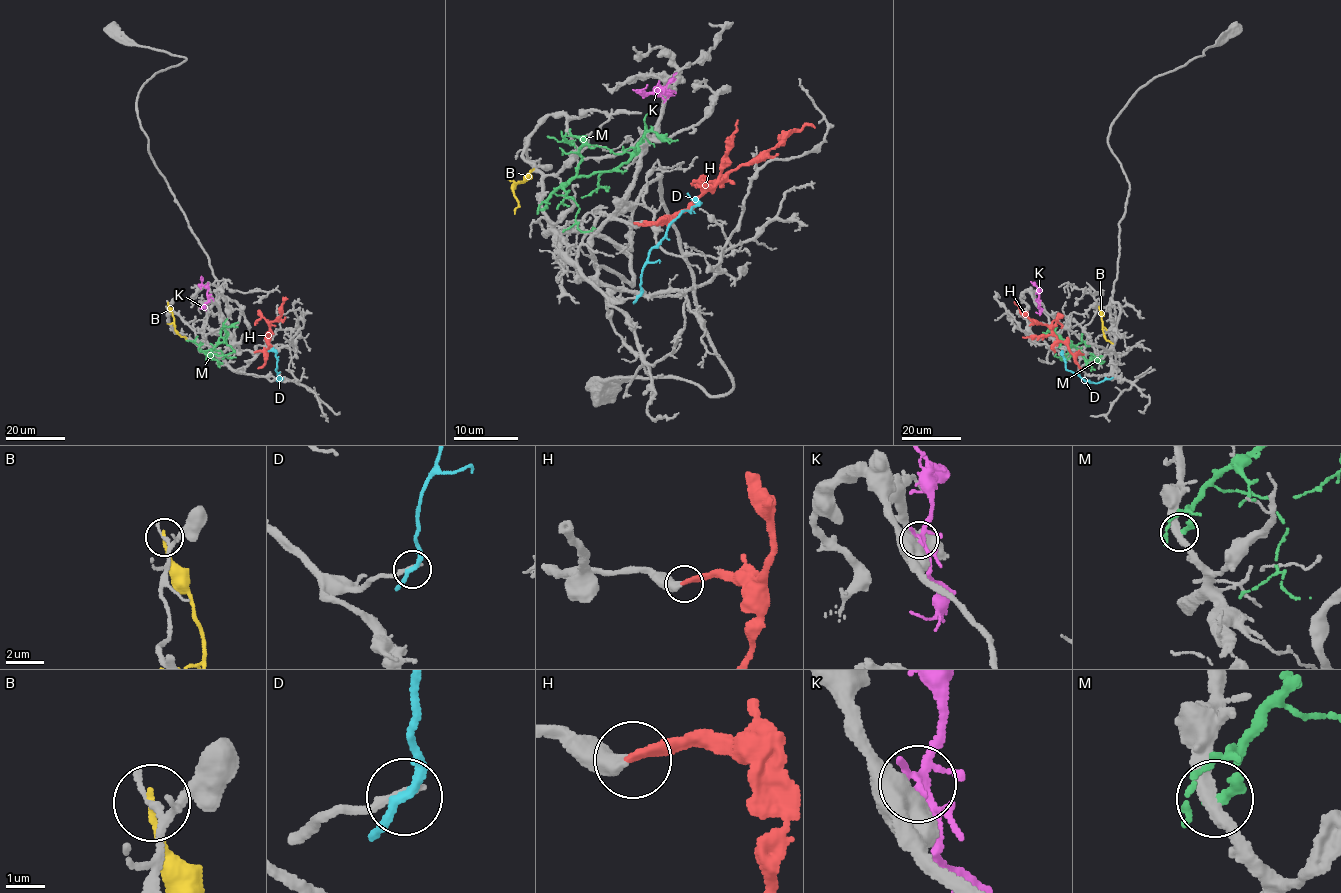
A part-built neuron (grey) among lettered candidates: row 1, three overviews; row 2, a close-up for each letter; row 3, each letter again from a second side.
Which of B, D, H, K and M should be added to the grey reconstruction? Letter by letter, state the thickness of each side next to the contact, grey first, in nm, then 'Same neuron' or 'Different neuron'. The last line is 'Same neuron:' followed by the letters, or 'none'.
B: Thickness 140 nm (grey) against 170 nm. Different neuron
D: Thickness 240 nm (grey) against 190 nm. Different neuron
H: Thickness 500 nm (grey) against 320 nm. Same neuron
K: Thickness 750 nm (grey) against 160 nm. Different neuron
M: Thickness 360 nm (grey) against 280 nm. Different neuron
Same neuron: H

